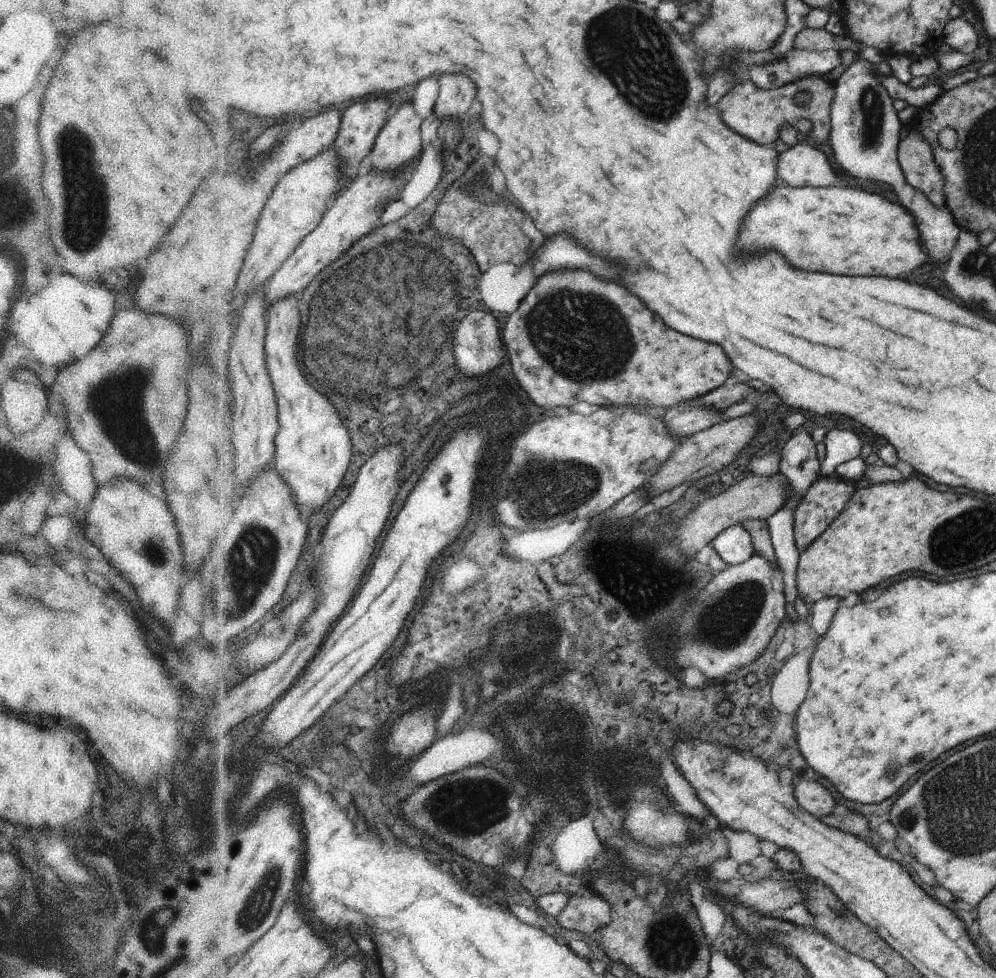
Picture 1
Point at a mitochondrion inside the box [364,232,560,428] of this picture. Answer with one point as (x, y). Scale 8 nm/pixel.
(447, 280)

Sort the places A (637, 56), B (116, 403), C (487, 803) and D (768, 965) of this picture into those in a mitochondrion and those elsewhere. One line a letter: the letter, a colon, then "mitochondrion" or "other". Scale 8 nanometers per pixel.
A: mitochondrion
B: mitochondrion
C: mitochondrion
D: other

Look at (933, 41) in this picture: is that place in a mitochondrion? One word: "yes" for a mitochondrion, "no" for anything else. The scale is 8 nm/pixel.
no

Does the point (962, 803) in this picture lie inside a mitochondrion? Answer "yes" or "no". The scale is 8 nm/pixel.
yes

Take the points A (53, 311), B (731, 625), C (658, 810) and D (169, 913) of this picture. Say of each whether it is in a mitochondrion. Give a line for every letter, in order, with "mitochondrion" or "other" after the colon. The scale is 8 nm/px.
A: other
B: mitochondrion
C: mitochondrion
D: other

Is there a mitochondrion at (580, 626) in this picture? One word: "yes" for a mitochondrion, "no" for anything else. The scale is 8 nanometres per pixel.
no

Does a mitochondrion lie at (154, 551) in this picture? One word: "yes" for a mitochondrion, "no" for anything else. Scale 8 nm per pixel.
yes

